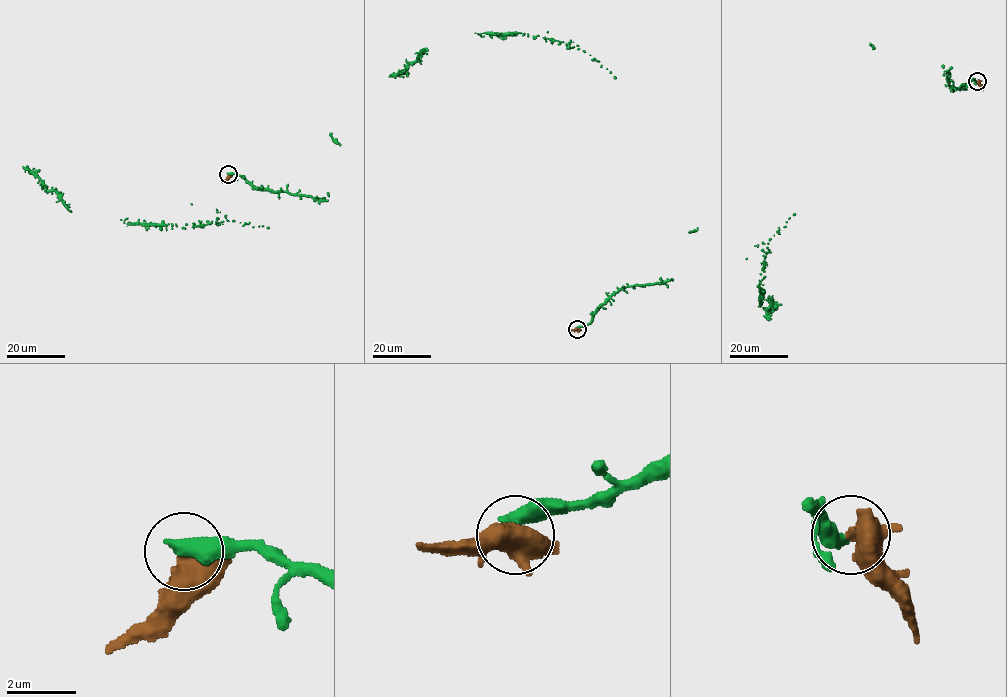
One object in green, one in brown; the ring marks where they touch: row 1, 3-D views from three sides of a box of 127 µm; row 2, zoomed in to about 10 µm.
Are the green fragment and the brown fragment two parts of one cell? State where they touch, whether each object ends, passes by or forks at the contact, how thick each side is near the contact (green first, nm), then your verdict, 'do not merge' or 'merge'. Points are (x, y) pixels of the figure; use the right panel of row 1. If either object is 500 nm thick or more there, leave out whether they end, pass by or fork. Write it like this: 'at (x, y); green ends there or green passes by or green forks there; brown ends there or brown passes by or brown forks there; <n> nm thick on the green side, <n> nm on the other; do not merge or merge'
at (977, 81); green ends there; brown passes by; 480 nm thick on the green side, 440 nm on the other; do not merge

